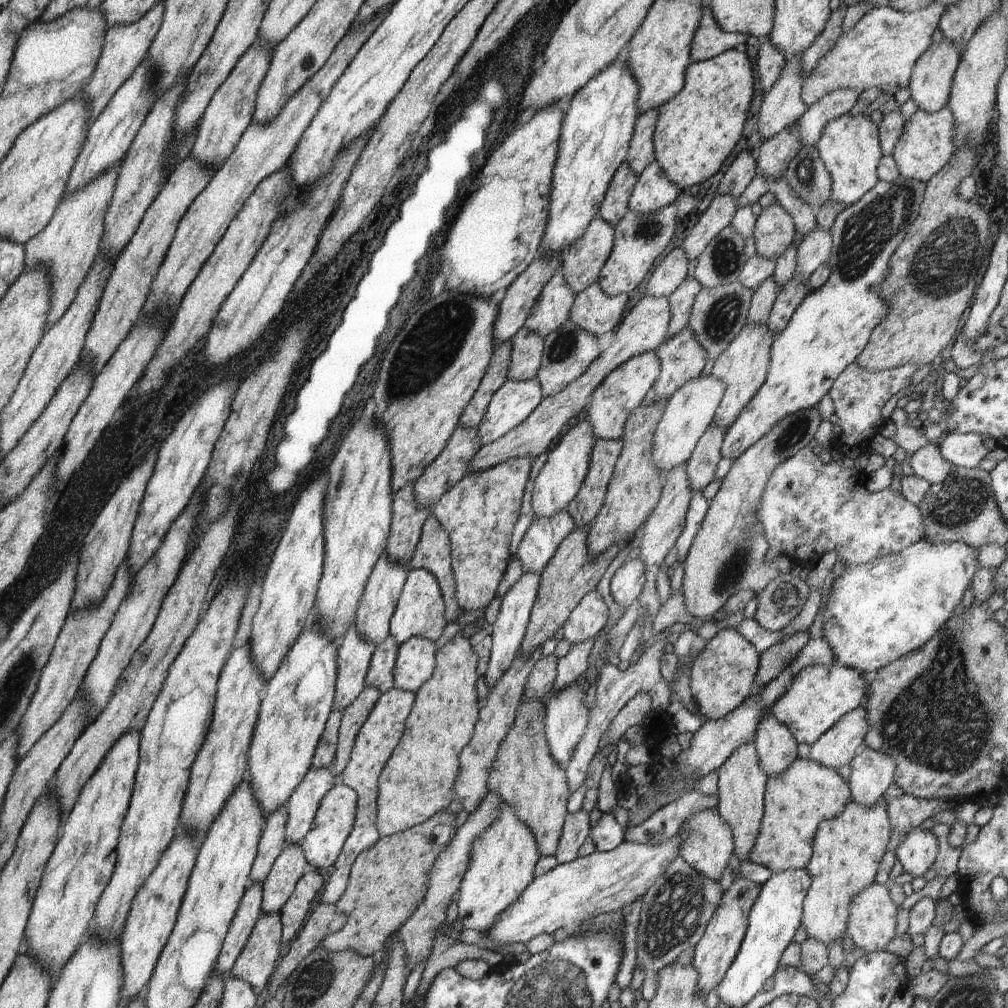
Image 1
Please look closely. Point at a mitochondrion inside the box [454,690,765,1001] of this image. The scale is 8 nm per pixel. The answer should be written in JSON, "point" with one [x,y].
{"point":[675,912]}

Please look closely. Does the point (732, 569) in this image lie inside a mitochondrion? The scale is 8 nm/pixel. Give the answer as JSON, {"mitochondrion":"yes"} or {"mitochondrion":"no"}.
{"mitochondrion":"yes"}

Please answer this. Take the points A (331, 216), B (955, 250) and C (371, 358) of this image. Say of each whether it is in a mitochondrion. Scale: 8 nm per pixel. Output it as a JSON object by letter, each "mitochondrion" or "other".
{"A":"other","B":"mitochondrion","C":"other"}

